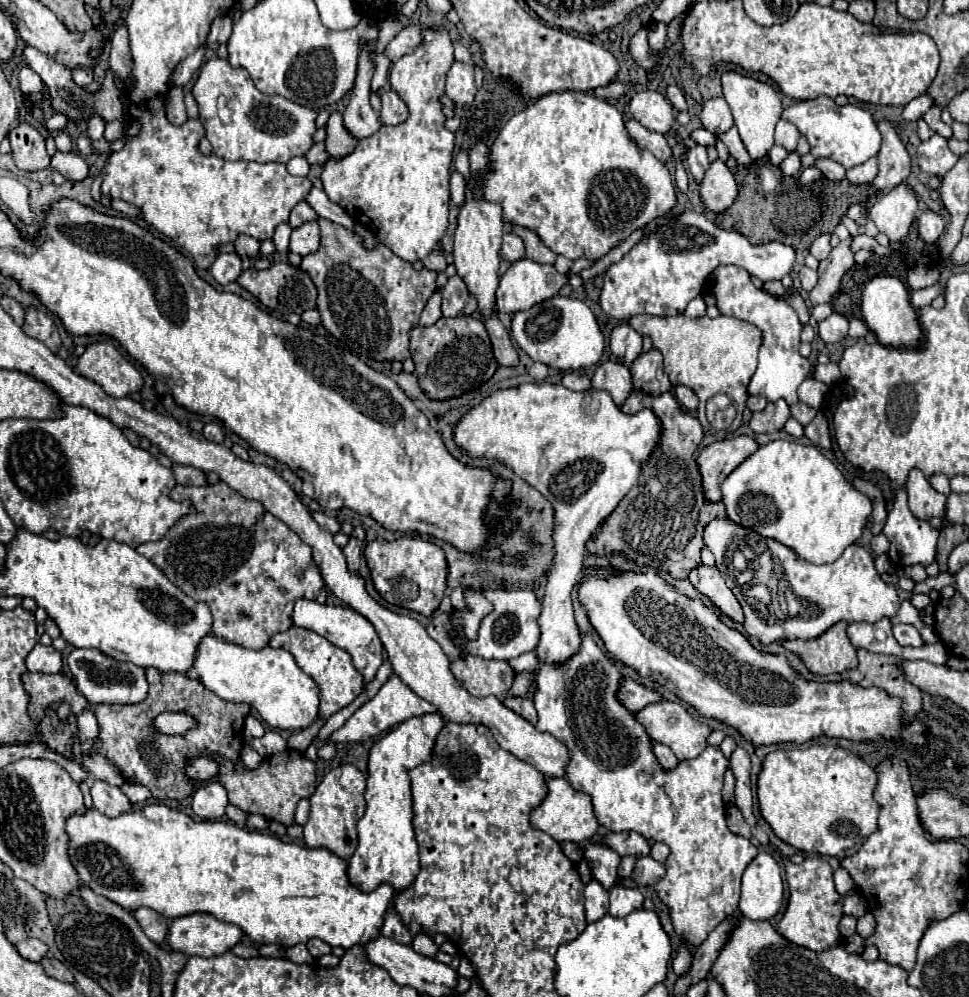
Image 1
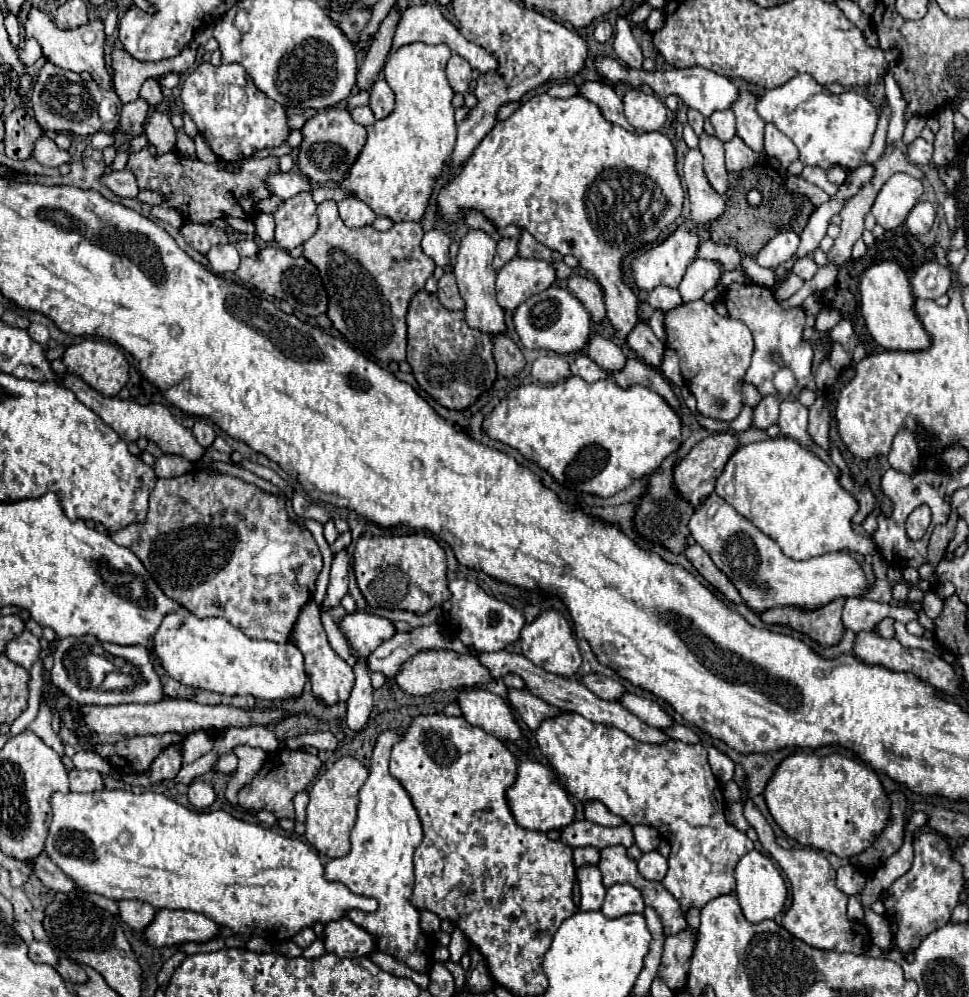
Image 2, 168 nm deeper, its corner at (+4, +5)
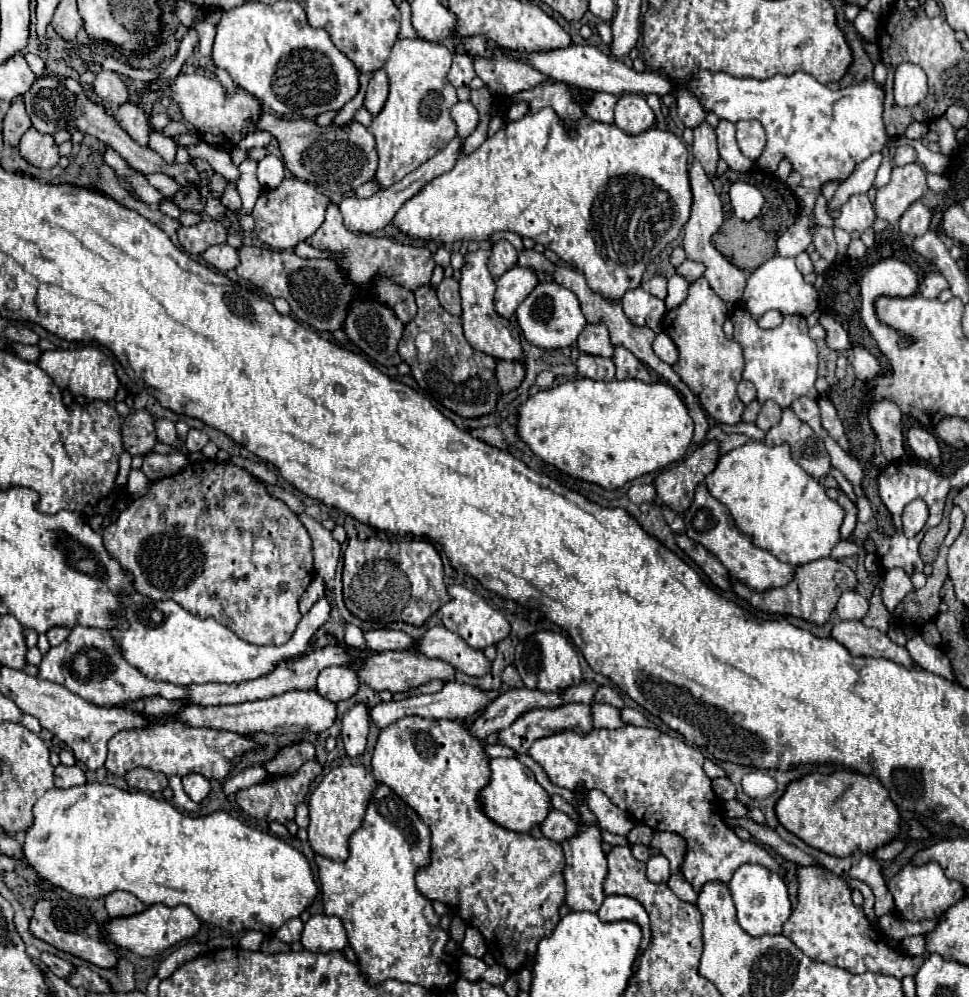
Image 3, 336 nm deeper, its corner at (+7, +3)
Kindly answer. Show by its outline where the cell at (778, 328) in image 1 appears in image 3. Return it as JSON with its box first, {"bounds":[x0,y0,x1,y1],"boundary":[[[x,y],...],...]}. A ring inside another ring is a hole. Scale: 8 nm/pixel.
{"bounds":[730,305,818,407],"boundary":[[[736,305],[730,321],[734,323],[734,339],[744,349],[746,369],[742,377],[754,383],[760,405],[772,399],[780,407],[790,407],[802,395],[810,399],[814,397],[818,399],[818,391],[814,387],[816,365],[818,365],[816,343],[808,337],[808,325],[802,315],[786,315],[780,327],[762,329],[758,327],[758,321],[752,317],[748,309],[744,309],[742,305]]]}

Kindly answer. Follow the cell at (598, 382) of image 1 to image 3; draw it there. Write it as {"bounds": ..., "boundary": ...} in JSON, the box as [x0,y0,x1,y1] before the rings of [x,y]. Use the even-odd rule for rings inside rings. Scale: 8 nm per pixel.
{"bounds":[578,325,614,357],"boundary":[[[586,325],[578,337],[578,349],[596,357],[612,357],[614,353],[614,345],[604,325]]]}

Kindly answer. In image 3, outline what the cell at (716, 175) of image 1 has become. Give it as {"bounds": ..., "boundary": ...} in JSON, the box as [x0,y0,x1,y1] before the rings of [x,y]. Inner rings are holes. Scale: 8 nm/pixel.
{"bounds":[692,123,720,177],"boundary":[[[702,123],[694,129],[692,155],[702,163],[708,177],[716,175],[716,163],[718,163],[720,155],[718,155],[718,147],[716,147],[716,133],[708,123]]]}

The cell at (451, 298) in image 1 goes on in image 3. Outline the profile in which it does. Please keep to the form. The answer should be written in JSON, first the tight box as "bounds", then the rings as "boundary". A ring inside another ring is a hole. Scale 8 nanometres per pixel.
{"bounds":[436,277,460,315],"boundary":[[[452,277],[442,279],[442,283],[436,287],[438,293],[438,301],[440,305],[452,313],[452,315],[460,315],[460,295],[458,295],[458,281]]]}

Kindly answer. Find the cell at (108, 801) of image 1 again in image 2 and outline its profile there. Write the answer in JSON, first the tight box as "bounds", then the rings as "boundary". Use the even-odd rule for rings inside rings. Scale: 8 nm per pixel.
{"bounds":[69,769,103,791],"boundary":[[[71,769],[69,771],[69,789],[71,791],[99,791],[103,787],[103,779],[99,771],[81,771]]]}

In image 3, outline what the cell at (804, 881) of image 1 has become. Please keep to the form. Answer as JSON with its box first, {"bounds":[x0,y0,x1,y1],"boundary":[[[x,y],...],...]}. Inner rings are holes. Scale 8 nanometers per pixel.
{"bounds":[784,865,922,979],"boundary":[[[798,865],[798,903],[784,925],[784,935],[794,941],[810,959],[830,963],[850,973],[884,973],[894,975],[896,979],[904,979],[906,975],[916,975],[922,965],[922,957],[910,957],[884,941],[878,931],[870,925],[864,911],[854,907],[850,899],[850,891],[842,877],[826,869],[824,865]]]}

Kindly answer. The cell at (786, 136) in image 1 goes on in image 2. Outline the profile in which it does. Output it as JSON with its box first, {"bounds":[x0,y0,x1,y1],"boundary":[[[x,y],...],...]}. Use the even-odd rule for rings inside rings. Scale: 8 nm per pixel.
{"bounds":[765,123,799,175],"boundary":[[[771,123],[765,125],[765,155],[779,159],[781,175],[787,173],[789,163],[799,159],[797,147],[793,147],[793,141],[789,137],[781,135],[781,131],[777,131],[777,127],[773,127]]]}

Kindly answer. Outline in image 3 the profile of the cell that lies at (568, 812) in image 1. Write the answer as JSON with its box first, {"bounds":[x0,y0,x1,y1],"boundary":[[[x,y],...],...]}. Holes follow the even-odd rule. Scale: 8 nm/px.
{"bounds":[480,759,552,833],"boundary":[[[492,759],[490,769],[492,769],[492,779],[488,787],[480,793],[484,813],[492,821],[496,821],[498,825],[510,831],[528,833],[534,825],[540,825],[546,819],[546,813],[550,813],[552,803],[550,803],[550,795],[536,781],[534,773],[518,759]]]}

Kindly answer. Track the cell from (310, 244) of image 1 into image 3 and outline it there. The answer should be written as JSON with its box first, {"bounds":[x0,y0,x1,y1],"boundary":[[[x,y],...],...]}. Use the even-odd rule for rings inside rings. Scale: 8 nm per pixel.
{"bounds":[252,177,328,249],"boundary":[[[296,177],[284,179],[280,187],[262,191],[252,211],[256,221],[256,233],[262,243],[272,249],[294,249],[300,241],[306,241],[310,235],[318,231],[324,221],[324,211],[328,205],[328,197],[320,195],[312,185],[300,181]]]}

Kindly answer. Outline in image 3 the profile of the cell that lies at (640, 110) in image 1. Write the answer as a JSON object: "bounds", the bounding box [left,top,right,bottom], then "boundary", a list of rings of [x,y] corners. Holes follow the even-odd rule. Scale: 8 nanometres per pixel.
{"bounds":[616,93,656,135],"boundary":[[[626,93],[616,103],[616,127],[636,135],[650,129],[656,123],[654,111],[648,107],[646,99],[636,93]]]}

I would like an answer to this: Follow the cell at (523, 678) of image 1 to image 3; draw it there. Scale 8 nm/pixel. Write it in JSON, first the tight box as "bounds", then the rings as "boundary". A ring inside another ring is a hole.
{"bounds":[502,665,522,689],"boundary":[[[512,665],[504,669],[504,673],[502,673],[502,683],[504,683],[504,687],[508,687],[508,689],[522,687],[522,679],[520,679],[518,671],[516,671]]]}

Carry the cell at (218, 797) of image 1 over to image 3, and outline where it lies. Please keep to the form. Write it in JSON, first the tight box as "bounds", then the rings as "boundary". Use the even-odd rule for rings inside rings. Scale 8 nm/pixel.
{"bounds":[182,773,210,803],"boundary":[[[198,773],[182,777],[182,785],[184,785],[186,795],[188,795],[194,803],[200,803],[200,801],[210,793],[210,783],[208,783],[208,779],[202,777],[202,775],[198,775]]]}

